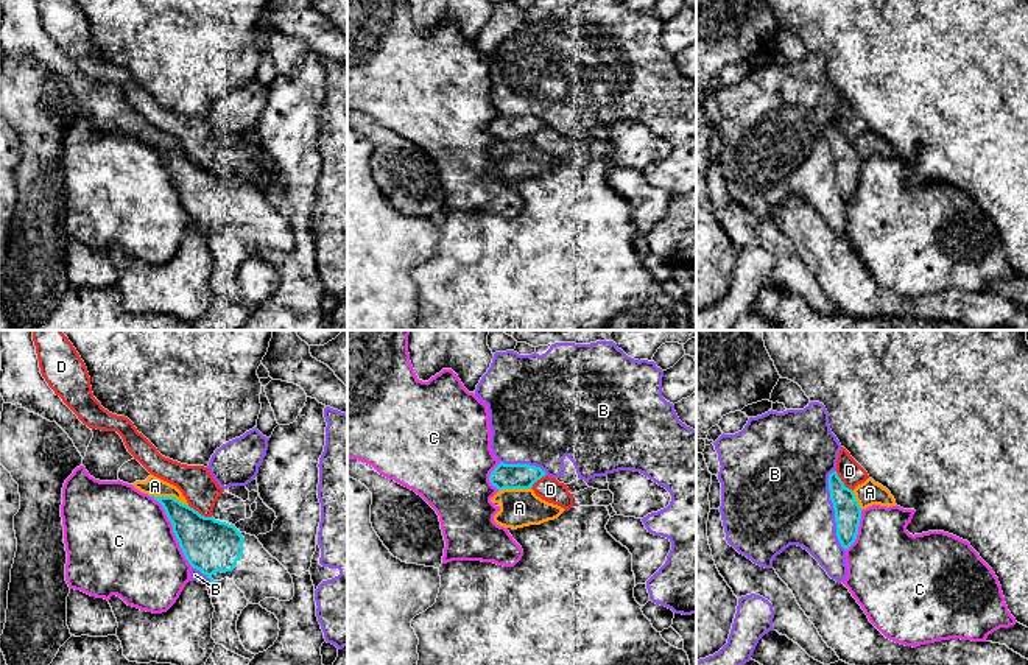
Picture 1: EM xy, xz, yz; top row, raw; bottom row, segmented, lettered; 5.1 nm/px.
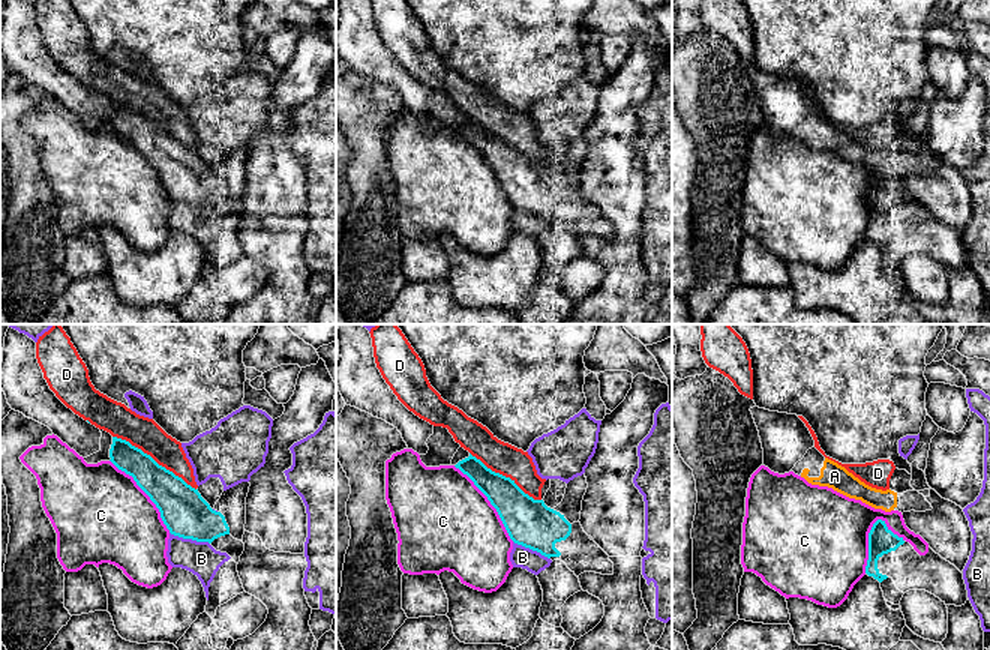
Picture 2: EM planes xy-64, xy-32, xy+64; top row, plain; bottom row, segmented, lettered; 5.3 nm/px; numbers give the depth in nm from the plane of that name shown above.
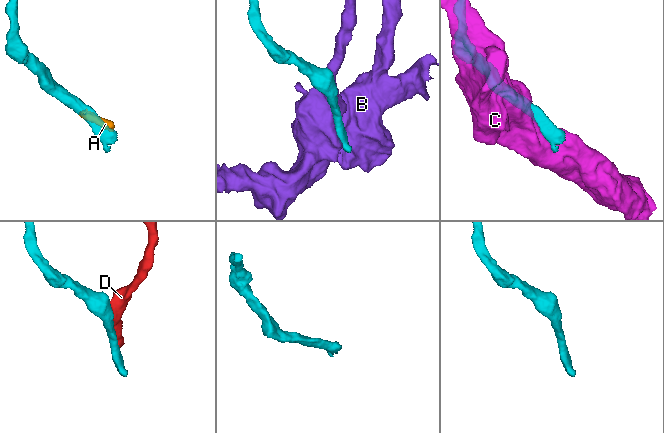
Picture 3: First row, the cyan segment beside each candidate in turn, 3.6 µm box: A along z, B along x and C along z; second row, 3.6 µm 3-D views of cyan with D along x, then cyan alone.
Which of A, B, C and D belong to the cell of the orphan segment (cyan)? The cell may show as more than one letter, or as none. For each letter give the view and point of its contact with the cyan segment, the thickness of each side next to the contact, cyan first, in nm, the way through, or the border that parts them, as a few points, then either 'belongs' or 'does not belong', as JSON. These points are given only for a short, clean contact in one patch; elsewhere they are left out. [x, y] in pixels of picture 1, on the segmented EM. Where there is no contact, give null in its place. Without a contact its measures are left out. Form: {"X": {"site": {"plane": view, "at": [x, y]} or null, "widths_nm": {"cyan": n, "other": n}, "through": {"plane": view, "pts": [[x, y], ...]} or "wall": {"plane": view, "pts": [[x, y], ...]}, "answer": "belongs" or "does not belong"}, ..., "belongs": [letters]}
{"A": {"site": {"plane": "xy", "at": [168, 497]}, "widths_nm": {"cyan": 200, "other": 100}, "wall": {"plane": "xy", "pts": [[150, 494], [173, 497], [187, 506]]}, "answer": "does not belong"}, "B": {"site": {"plane": "yz", "at": [835, 511]}, "widths_nm": {"cyan": 140, "other": 440}, "answer": "does not belong"}, "C": {"site": {"plane": "xy", "at": [173, 530]}, "widths_nm": {"cyan": 280, "other": 500}, "answer": "does not belong"}, "D": {"site": {"plane": "yz", "at": [841, 482]}, "widths_nm": {"cyan": 140, "other": 120}, "answer": "does not belong"}, "belongs": []}

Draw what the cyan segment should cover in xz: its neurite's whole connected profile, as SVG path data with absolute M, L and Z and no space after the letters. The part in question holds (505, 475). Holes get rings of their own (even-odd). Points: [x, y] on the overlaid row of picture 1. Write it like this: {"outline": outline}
{"outline": "M500 463L489 475L489 481L498 491L503 489L530 489L545 477L545 470L530 464L505 464Z"}

